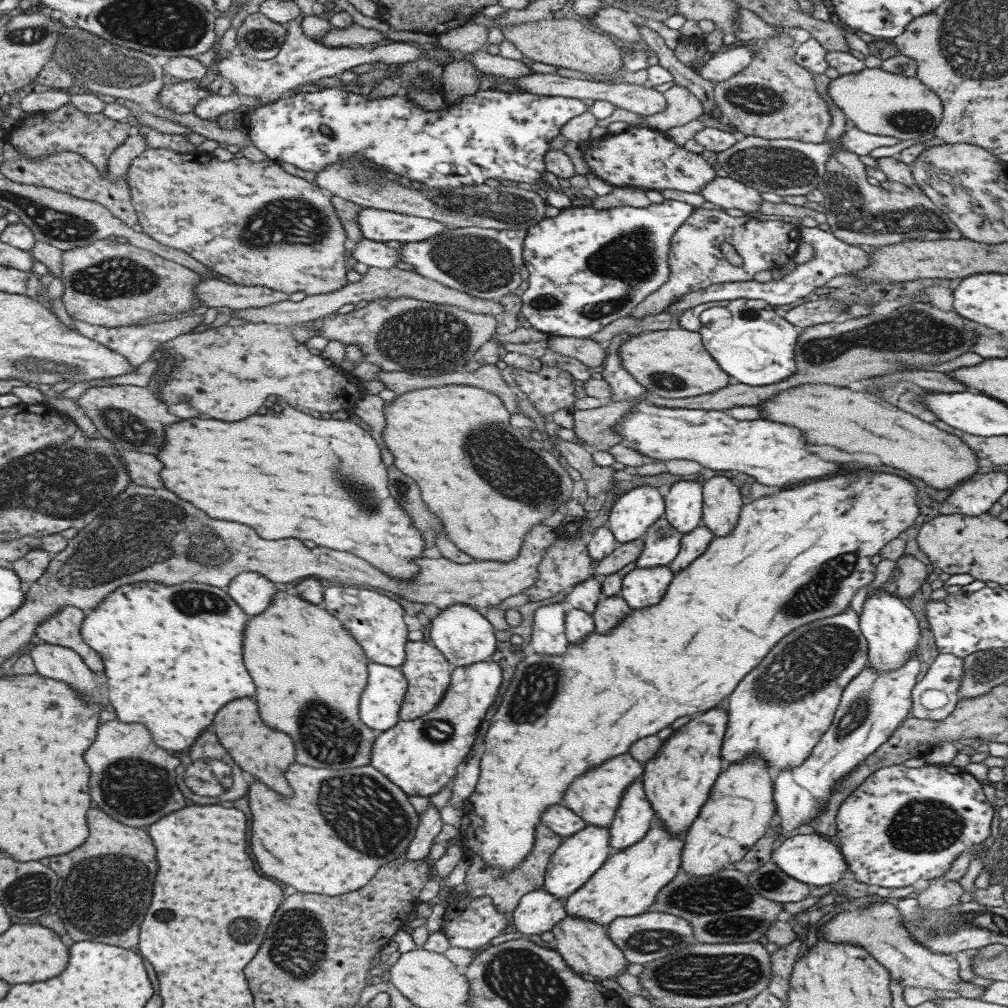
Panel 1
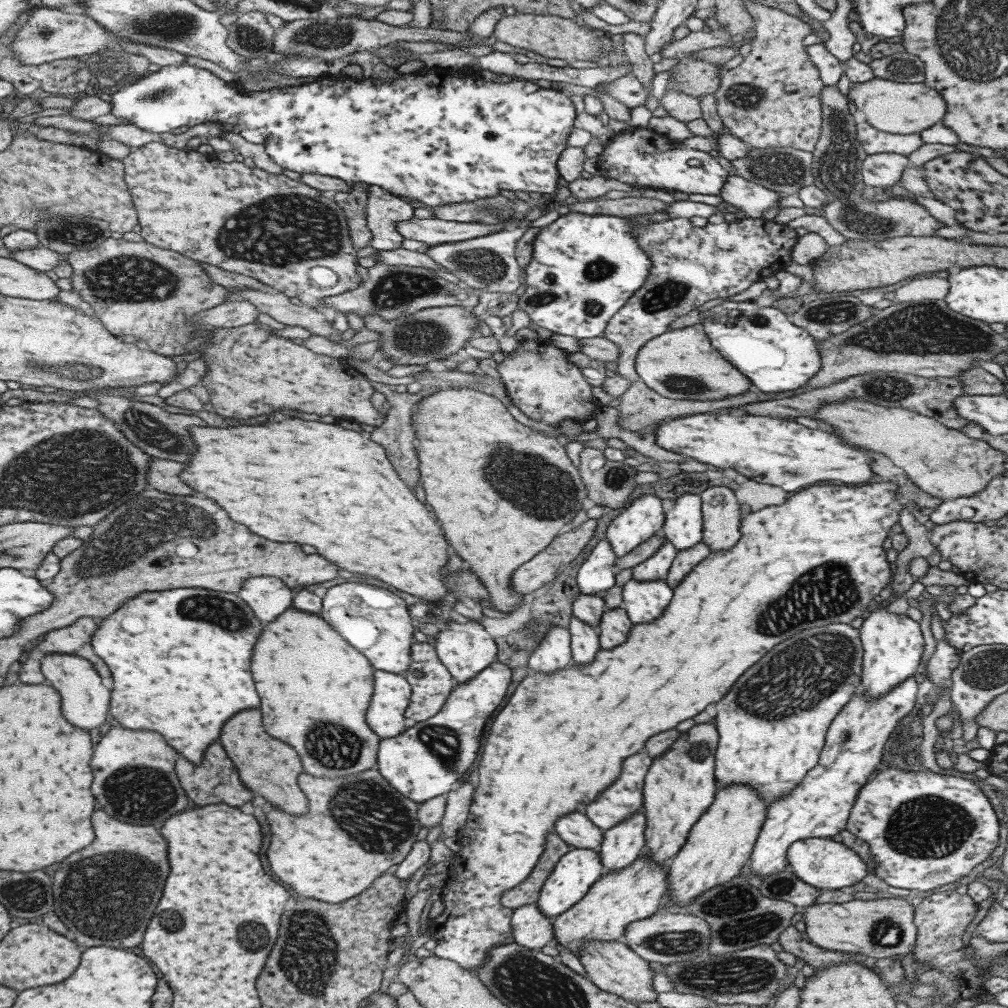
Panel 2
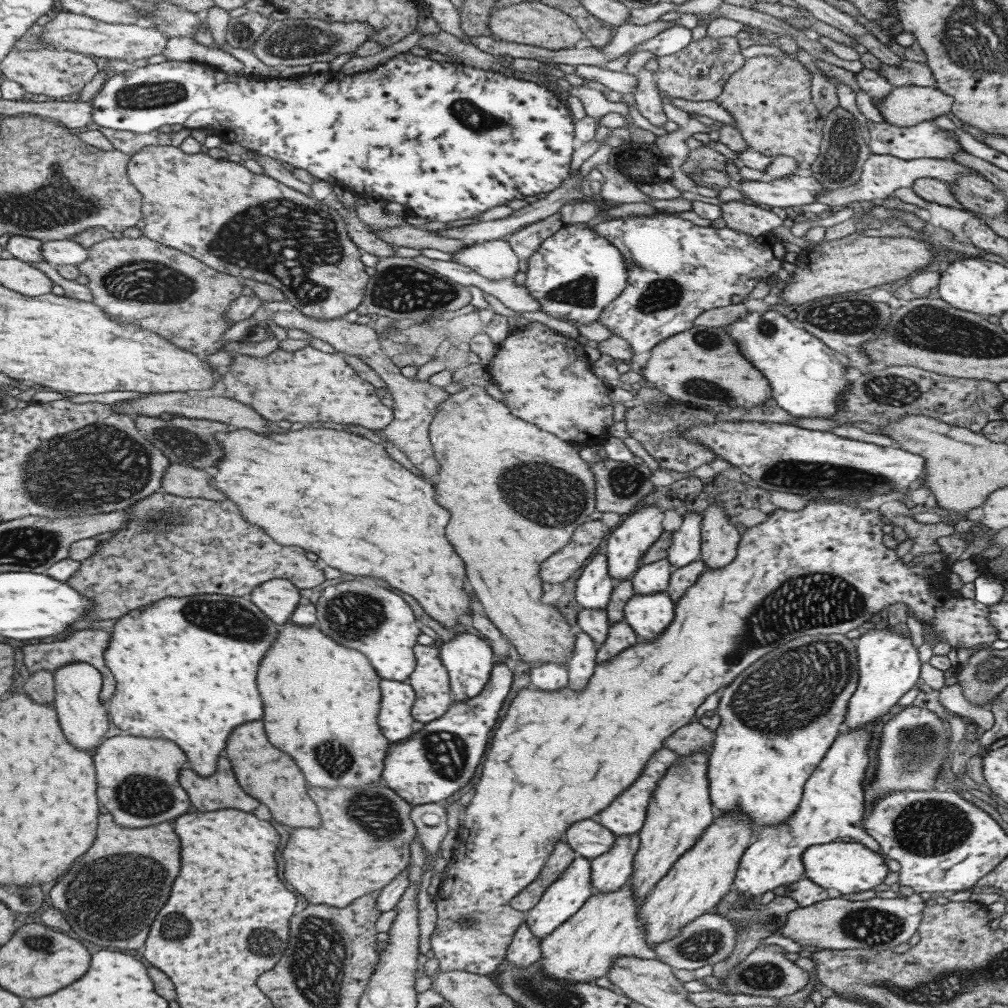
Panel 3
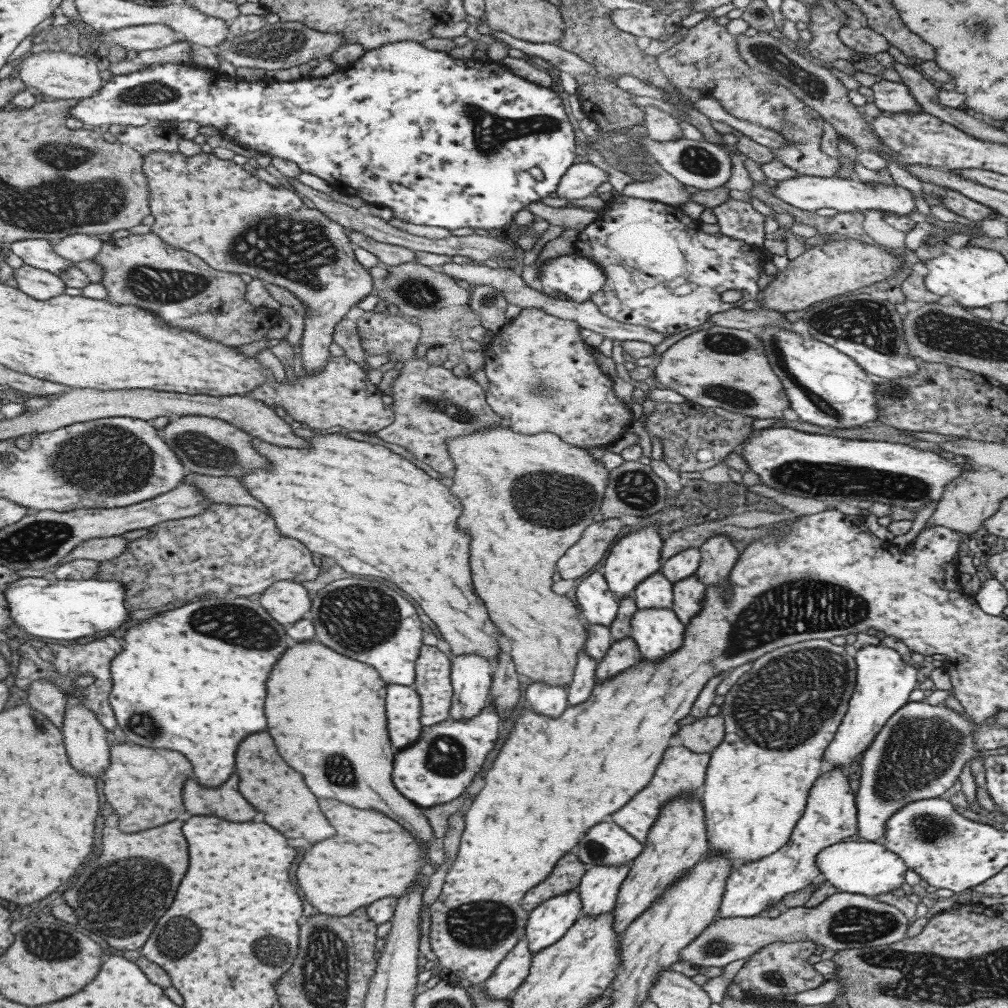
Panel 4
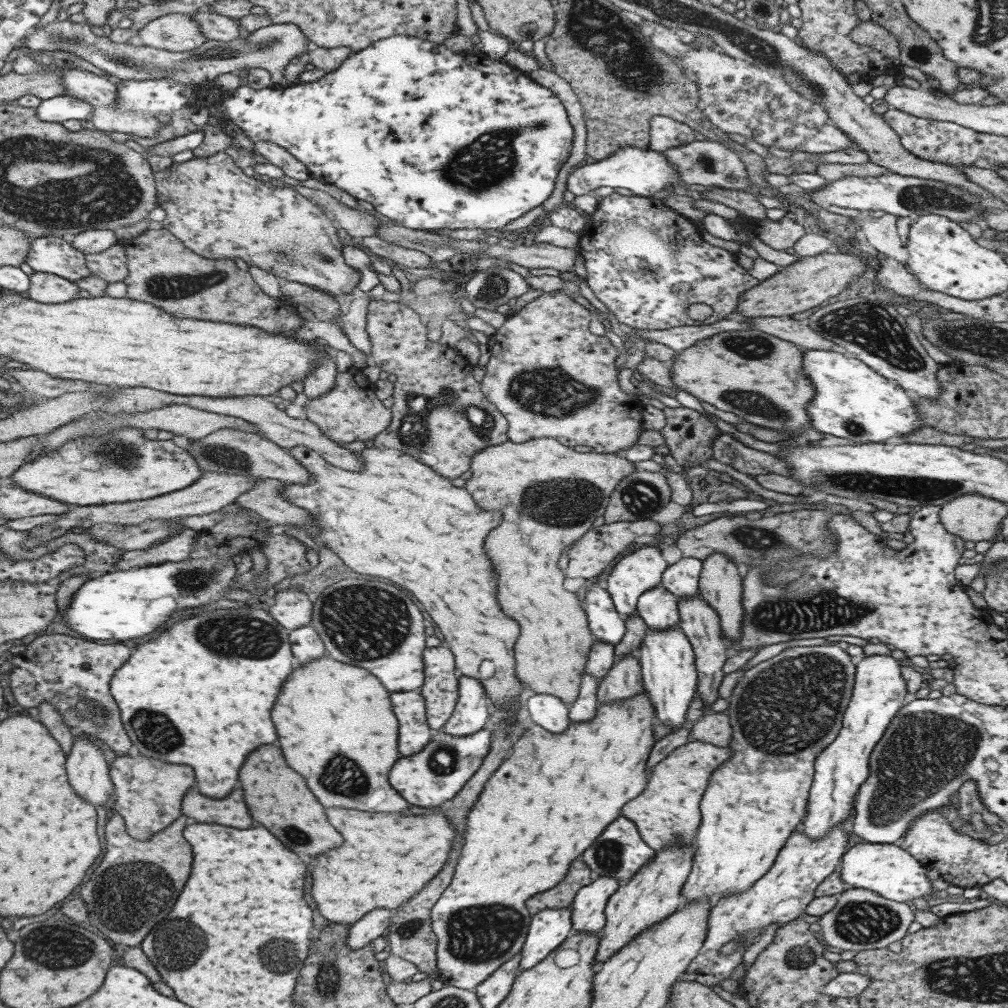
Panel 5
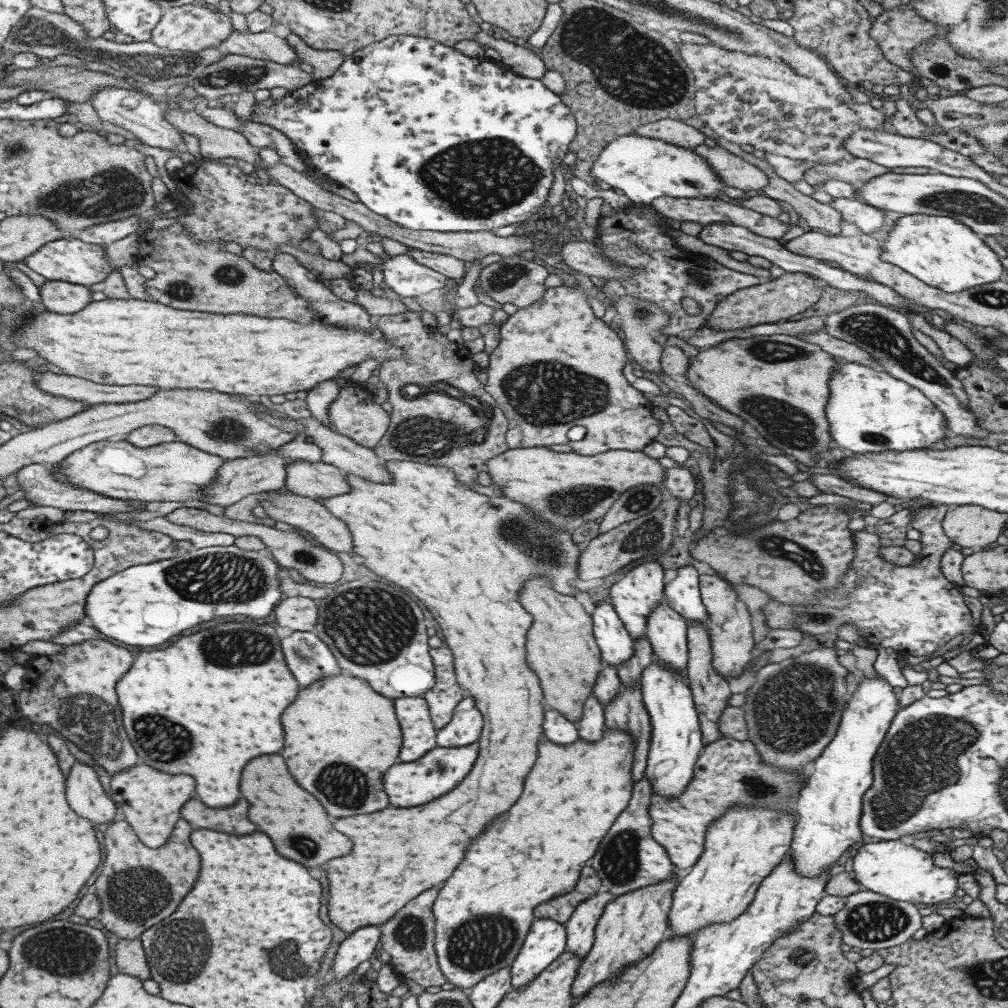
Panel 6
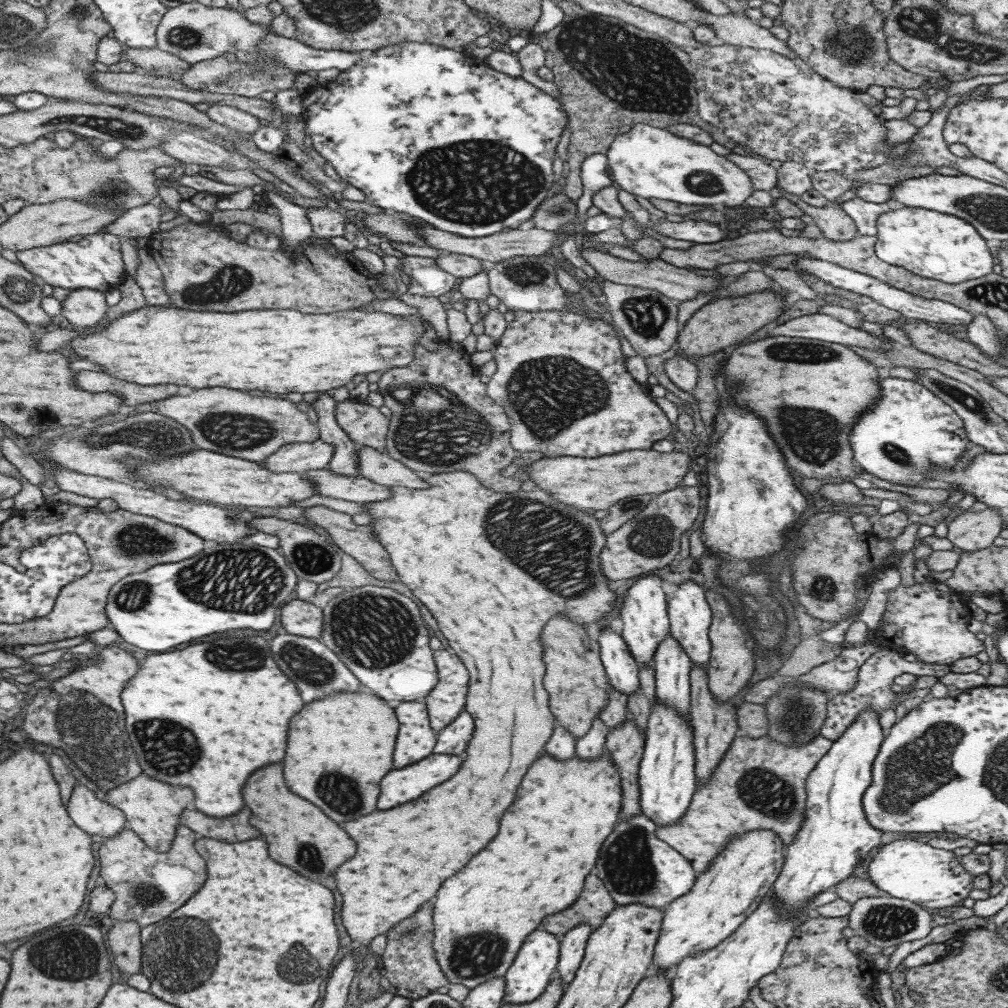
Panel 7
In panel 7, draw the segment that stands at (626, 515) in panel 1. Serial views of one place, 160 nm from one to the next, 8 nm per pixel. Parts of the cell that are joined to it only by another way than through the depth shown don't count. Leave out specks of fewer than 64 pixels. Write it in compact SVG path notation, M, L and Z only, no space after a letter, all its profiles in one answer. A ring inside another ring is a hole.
M647 574L637 577L637 580L625 590L625 596L623 596L621 608L619 608L620 622L623 625L620 637L624 640L635 662L641 667L643 665L651 666L656 646L668 633L669 623L666 607L661 581L656 575L649 576Z

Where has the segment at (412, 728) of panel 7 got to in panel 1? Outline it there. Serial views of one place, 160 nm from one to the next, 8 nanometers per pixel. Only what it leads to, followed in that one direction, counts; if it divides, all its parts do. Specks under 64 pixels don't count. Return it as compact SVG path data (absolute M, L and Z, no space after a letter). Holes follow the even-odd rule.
M368 661L367 678L358 700L358 717L374 731L385 732L398 720L407 683L398 667Z

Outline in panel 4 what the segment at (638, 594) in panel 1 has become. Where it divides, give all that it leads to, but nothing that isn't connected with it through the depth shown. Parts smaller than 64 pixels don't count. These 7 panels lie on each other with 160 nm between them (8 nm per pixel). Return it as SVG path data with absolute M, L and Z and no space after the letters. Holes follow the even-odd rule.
M667 608L635 610L629 619L631 638L643 659L656 663L682 643L684 624Z

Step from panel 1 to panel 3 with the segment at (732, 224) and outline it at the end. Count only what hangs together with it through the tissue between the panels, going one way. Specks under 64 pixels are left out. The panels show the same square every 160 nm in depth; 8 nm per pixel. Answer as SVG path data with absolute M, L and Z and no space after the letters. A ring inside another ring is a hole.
M656 211L650 216L619 217L592 229L617 248L627 272L625 288L601 311L599 324L626 340L634 354L651 350L664 338L691 328L693 319L702 312L730 305L731 296L742 296L745 300L757 282L775 276L784 262L783 243L771 232L751 236L727 227L699 227L673 213Z

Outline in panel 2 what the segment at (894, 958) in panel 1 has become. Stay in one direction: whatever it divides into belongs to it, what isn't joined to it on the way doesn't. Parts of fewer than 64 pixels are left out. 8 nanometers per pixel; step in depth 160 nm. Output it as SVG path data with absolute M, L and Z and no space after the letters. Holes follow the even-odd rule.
M897 897L877 900L850 900L843 903L822 903L801 908L803 918L799 927L805 931L812 945L818 948L859 954L875 960L899 957L914 950L916 926L913 924L913 907Z

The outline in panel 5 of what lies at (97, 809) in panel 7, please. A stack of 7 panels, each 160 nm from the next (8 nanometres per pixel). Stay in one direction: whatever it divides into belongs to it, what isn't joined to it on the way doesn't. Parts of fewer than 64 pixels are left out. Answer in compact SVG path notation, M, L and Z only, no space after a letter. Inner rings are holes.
M85 734L76 740L69 754L69 780L91 804L109 806L109 794L115 790L110 764L103 750Z

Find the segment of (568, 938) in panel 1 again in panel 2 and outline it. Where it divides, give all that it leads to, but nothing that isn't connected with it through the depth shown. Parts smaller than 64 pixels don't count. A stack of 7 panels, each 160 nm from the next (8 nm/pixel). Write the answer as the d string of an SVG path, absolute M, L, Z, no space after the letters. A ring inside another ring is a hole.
M621 940L589 941L579 952L578 959L585 969L587 979L600 990L616 994L633 1004L655 1000L656 994L652 989L655 974L649 963L635 955Z

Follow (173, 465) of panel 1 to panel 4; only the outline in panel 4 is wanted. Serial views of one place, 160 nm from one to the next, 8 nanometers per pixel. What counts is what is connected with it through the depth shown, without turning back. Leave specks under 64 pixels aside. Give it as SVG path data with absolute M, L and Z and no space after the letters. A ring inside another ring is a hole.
M333 431L325 435L315 434L306 438L306 442L311 444L309 448L279 448L251 436L253 450L265 456L271 468L253 470L237 477L245 491L267 508L269 516L277 524L277 533L298 540L309 552L319 554L322 559L323 556L331 558L349 574L377 576L395 584L417 600L442 639L449 644L453 655L496 659L497 636L501 634L487 618L485 606L475 596L469 580L469 536L455 530L455 518L461 514L457 498L453 498L435 478L429 478L425 472L381 445L353 440Z

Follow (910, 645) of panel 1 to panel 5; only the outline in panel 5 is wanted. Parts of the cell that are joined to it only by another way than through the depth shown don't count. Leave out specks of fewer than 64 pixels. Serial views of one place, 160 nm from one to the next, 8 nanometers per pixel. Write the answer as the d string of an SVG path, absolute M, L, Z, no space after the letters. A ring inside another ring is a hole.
M891 654L863 656L854 661L854 683L848 705L842 714L842 725L835 739L814 760L806 815L801 822L801 830L810 839L821 839L831 827L847 818L857 789L867 778L870 752L881 739L893 716L908 700L900 666Z

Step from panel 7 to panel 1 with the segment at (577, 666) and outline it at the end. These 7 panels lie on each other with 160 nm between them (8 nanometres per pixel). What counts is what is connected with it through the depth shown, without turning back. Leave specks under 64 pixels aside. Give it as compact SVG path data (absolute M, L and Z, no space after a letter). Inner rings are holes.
M445 385L437 388L415 389L397 395L389 404L382 406L385 426L381 430L381 440L385 444L389 454L393 456L393 466L415 480L415 484L421 488L421 500L427 504L427 508L443 522L443 532L447 538L457 546L461 552L470 556L473 561L510 561L518 555L519 547L525 538L525 534L539 526L539 521L548 517L553 510L561 511L566 516L565 504L572 498L571 492L573 481L569 478L562 462L557 461L552 453L541 447L539 443L527 439L522 429L513 428L509 425L509 412L498 396L490 392L465 385ZM519 470L521 470L521 504L519 504Z

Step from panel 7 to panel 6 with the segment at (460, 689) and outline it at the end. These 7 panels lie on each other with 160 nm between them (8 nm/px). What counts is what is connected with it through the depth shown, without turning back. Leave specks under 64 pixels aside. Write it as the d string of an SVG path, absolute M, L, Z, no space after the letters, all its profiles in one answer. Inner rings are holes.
M430 648L428 653L434 668L434 683L421 696L427 703L433 728L439 730L449 722L455 705L465 693L456 683L449 648Z

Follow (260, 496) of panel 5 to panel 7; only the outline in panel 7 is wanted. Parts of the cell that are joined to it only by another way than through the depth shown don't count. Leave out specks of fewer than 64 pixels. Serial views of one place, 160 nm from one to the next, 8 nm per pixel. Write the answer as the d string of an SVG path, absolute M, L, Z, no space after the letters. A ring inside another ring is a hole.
M323 506L304 507L302 515L305 520L321 527L333 540L334 544L345 554L356 560L373 578L385 581L397 580L388 554L373 537L371 526L357 526L351 521L351 515L337 512Z

